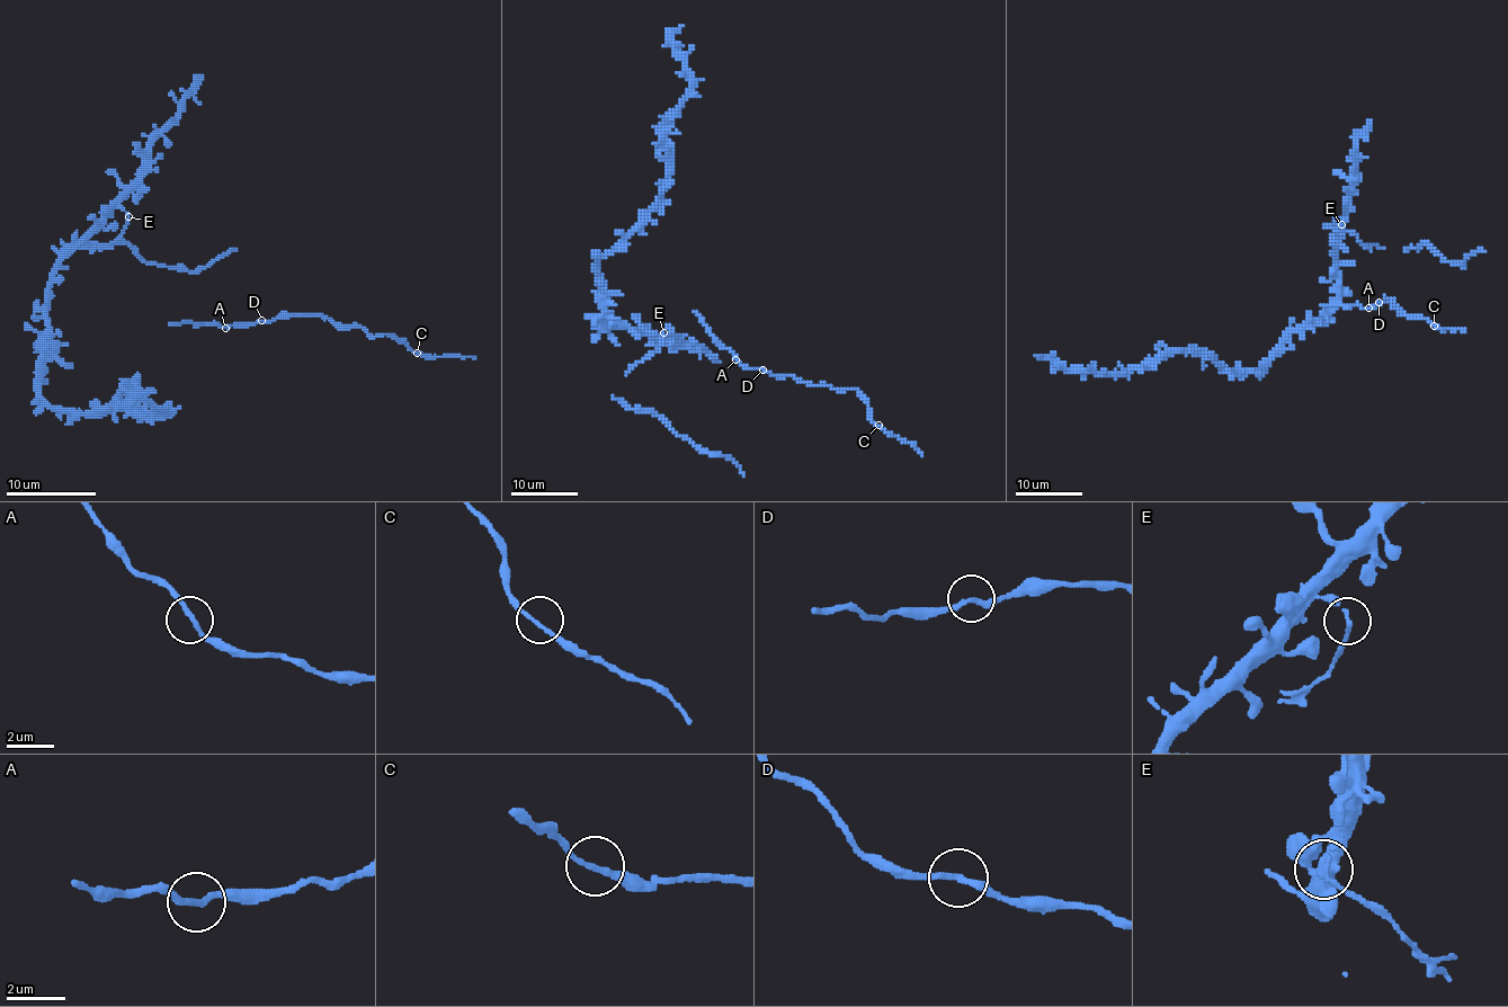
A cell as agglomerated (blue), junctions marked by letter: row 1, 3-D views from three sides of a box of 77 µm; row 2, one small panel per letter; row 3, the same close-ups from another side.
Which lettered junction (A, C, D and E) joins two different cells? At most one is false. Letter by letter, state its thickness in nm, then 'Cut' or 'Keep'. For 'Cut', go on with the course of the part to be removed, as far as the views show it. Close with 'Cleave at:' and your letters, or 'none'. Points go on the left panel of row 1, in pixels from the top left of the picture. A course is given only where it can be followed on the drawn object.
A: Thickness 200 nm. Keep
C: Thickness 170 nm. Keep
D: Thickness 220 nm. Keep
E: Thickness 130 nm. Cut. Course of the part to remove: (128, 217), (126, 229), (113, 242), (88, 242), (79, 249)
Cleave at: E

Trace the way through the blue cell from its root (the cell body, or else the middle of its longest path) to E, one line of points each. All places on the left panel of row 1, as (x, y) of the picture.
E: (52, 339), (47, 323), (47, 283), (52, 272), (115, 208), (122, 208), (128, 217)

